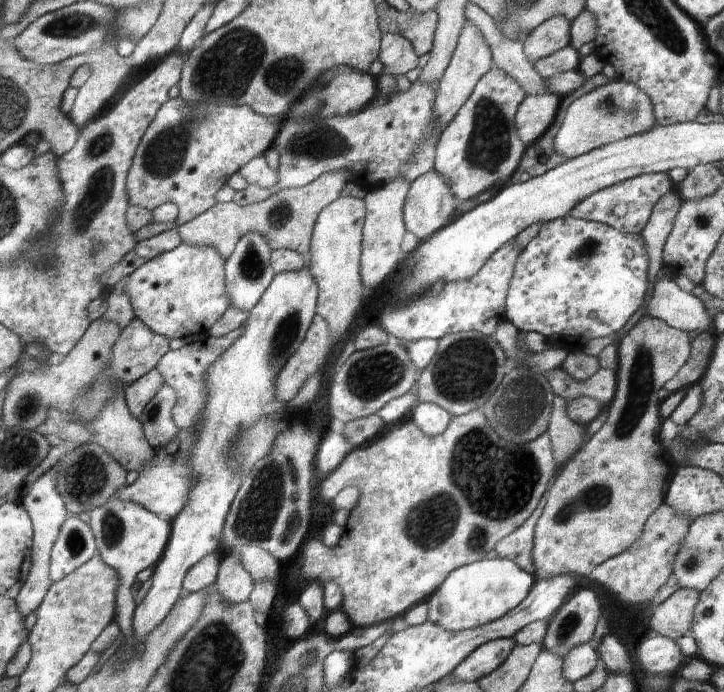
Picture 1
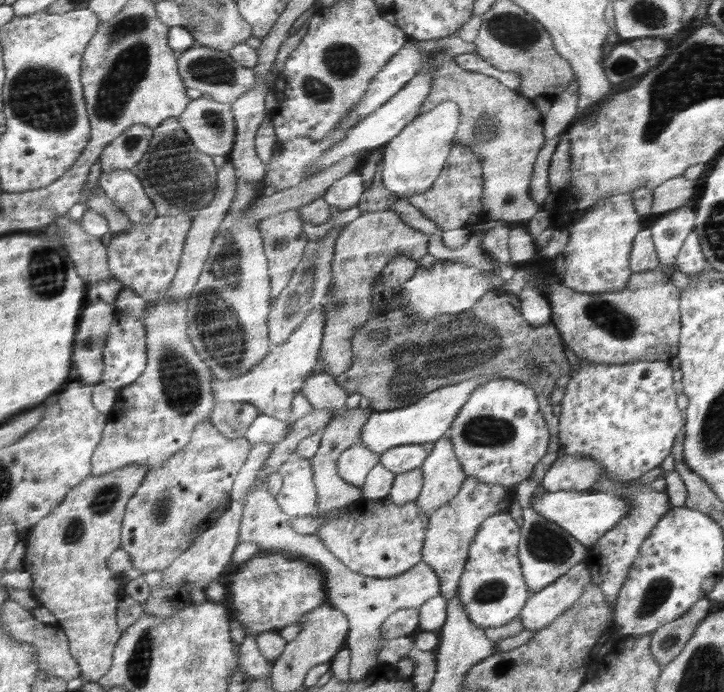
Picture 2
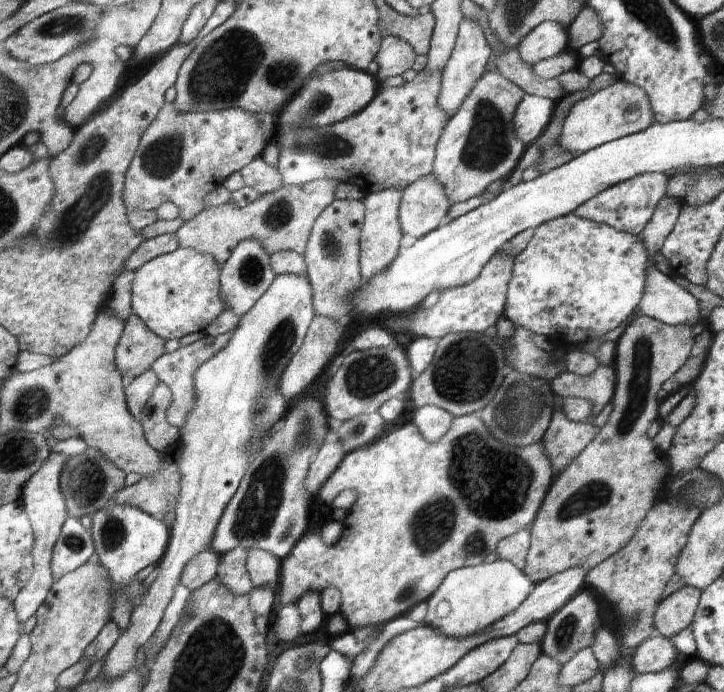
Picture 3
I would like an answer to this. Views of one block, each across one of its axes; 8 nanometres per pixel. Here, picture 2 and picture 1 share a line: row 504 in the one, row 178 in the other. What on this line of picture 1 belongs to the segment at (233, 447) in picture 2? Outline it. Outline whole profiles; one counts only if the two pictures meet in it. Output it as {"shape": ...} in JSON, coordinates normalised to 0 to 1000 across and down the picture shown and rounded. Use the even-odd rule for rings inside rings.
{"shape":[[[246,140],[236,143],[233,149],[224,156],[222,162],[217,168],[217,173],[211,178],[211,184],[207,185],[202,194],[200,201],[196,205],[195,212],[189,218],[189,228],[186,231],[184,247],[180,249],[178,269],[180,269],[180,288],[185,296],[191,296],[196,301],[206,302],[209,305],[215,301],[222,301],[227,295],[242,293],[250,302],[250,312],[246,315],[246,324],[254,327],[265,321],[265,318],[273,316],[279,309],[293,303],[298,299],[301,292],[298,289],[298,280],[315,267],[318,257],[323,251],[333,247],[340,237],[345,236],[345,231],[354,228],[354,225],[362,224],[365,220],[372,218],[377,208],[381,205],[383,195],[387,194],[390,179],[377,173],[373,169],[367,169],[356,163],[354,159],[345,156],[345,153],[326,152],[326,150],[260,150],[254,142]]]}

